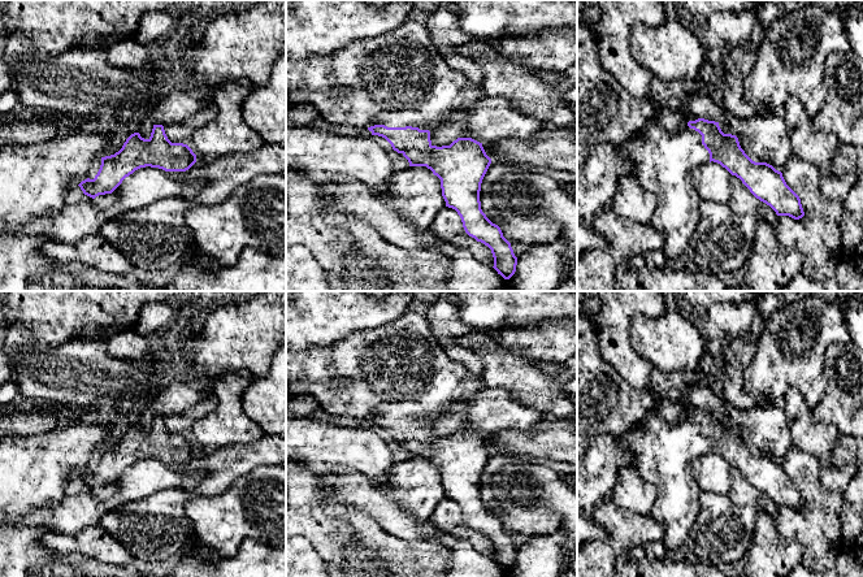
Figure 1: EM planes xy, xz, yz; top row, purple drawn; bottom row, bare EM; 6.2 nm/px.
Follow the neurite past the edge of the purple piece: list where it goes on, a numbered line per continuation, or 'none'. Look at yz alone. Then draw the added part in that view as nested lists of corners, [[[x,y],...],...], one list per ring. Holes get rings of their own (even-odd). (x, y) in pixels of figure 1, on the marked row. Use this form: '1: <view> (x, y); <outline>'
1: yz (662, 161); [[[649,120],[641,131],[639,136],[617,144],[617,149],[629,162],[628,173],[637,178],[645,191],[656,196],[658,207],[650,225],[662,235],[662,251],[668,261],[675,261],[686,252],[701,220],[702,199],[691,183],[691,172],[710,162],[710,153],[702,144],[702,135],[689,126],[668,133],[656,121]]]

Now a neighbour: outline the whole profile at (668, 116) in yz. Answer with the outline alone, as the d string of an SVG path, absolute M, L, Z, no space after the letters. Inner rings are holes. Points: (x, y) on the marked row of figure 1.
M675 103L660 107L652 120L668 133L676 133L684 126L688 126L688 122L681 118L681 110Z

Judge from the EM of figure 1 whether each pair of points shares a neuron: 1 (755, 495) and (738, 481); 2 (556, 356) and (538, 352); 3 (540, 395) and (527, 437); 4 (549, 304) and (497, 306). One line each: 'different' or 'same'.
1: same
2: same
3: different
4: same

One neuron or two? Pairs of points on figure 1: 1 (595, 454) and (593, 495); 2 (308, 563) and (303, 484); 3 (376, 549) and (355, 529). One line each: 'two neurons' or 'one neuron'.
1: one neuron
2: two neurons
3: one neuron

